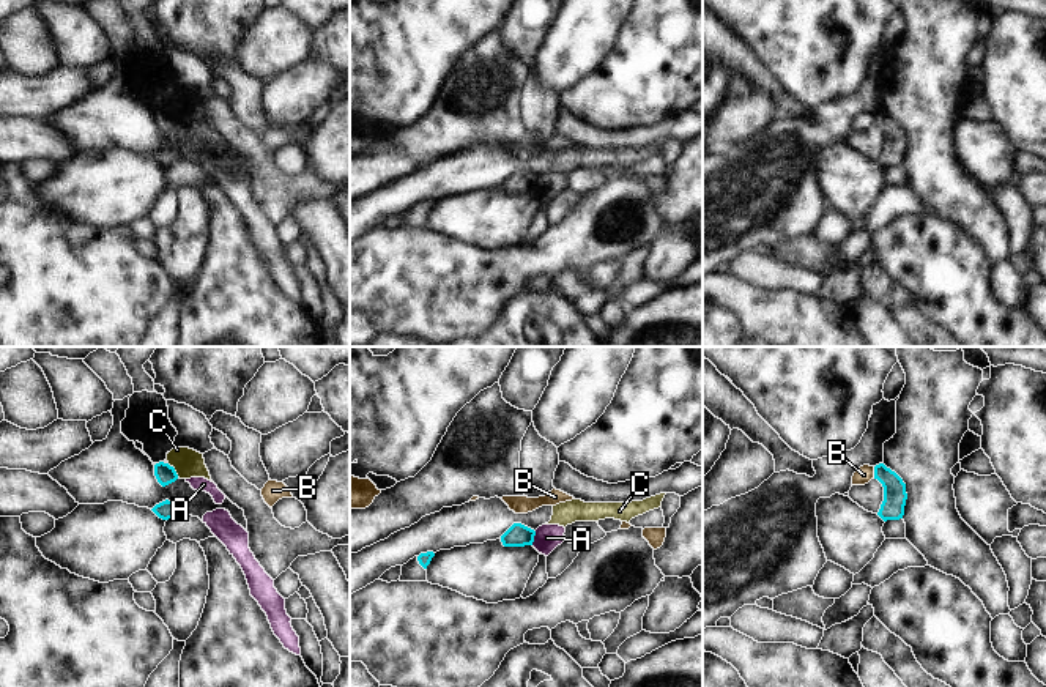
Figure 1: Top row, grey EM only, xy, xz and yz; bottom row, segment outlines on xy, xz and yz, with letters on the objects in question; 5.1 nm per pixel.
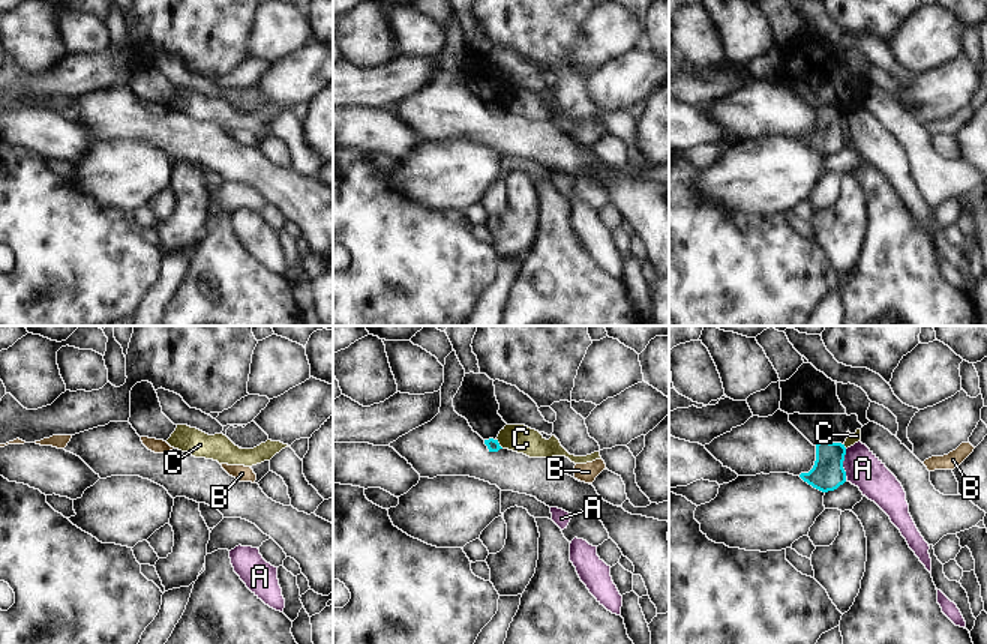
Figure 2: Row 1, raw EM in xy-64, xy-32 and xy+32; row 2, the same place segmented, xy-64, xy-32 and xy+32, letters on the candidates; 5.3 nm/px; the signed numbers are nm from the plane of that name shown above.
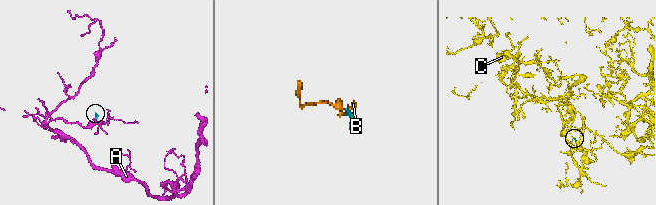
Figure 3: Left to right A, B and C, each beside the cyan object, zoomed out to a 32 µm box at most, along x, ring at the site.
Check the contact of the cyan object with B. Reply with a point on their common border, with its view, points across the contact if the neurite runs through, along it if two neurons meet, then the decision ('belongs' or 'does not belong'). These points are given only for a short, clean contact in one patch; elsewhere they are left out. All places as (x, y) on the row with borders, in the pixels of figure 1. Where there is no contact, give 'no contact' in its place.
meets cyan in yz at (875, 471); border along yz (873, 467), (875, 476); does not belong

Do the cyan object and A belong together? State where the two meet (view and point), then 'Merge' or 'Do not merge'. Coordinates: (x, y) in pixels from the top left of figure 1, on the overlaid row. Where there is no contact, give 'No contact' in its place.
Touches cyan at xz (533, 538). Do not merge

